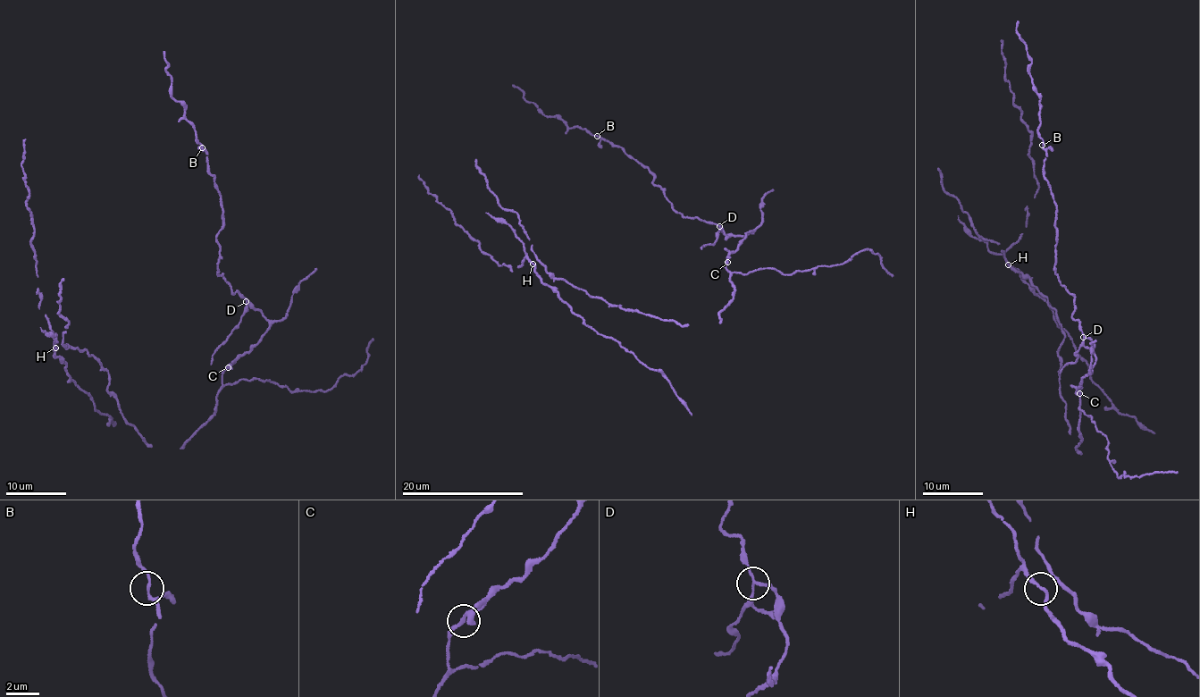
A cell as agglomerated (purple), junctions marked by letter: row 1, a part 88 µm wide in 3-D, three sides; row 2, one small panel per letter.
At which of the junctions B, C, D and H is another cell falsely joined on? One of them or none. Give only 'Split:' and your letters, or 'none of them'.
Split: D

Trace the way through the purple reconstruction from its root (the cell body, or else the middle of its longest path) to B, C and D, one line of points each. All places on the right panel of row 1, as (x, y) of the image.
B: (1081, 440), (1078, 389), (1095, 358), (1072, 316), (1075, 298), (1055, 273), (1056, 205), (1042, 145)
C: (1081, 440), (1078, 430), (1079, 393)
D: (1081, 440), (1078, 389), (1082, 389), (1081, 378), (1092, 369), (1095, 358), (1093, 342), (1084, 337)

